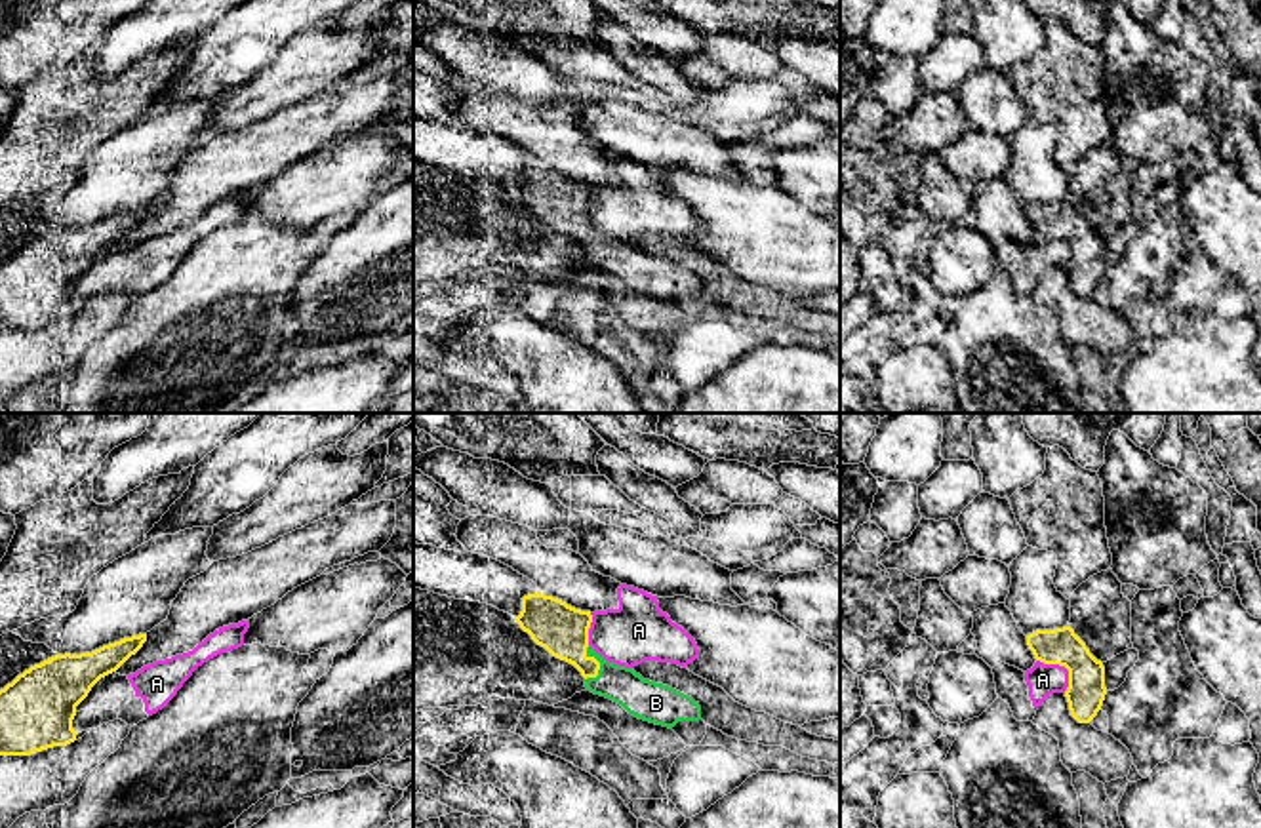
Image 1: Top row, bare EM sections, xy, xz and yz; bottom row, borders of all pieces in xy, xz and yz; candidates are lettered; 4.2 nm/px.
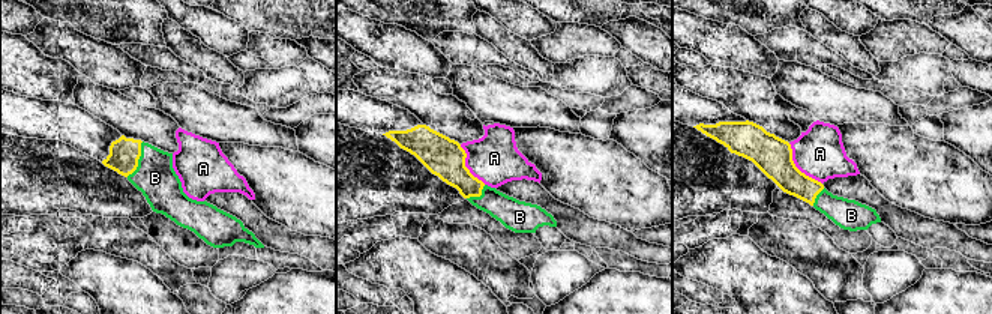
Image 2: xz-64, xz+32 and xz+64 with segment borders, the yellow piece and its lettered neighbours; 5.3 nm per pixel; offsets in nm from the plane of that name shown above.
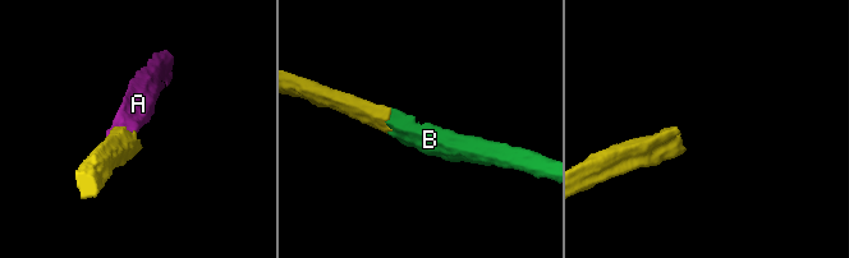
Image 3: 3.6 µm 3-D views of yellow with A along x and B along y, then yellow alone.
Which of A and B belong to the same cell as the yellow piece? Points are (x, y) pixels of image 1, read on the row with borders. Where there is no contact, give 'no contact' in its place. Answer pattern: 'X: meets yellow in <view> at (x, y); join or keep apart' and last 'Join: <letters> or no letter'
A: meets yellow in yz at (1063, 665); keep apart
B: meets yellow in xz at (599, 665); join
Join: B

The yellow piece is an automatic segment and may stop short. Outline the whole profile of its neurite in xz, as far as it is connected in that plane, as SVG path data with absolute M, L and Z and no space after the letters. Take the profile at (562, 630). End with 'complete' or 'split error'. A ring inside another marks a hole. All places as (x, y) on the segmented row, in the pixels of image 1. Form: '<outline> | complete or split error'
M535 592L522 598L522 611L514 619L537 645L573 664L585 678L587 691L621 704L634 718L669 729L678 721L701 720L701 706L691 697L598 655L589 645L590 611Z | split error

